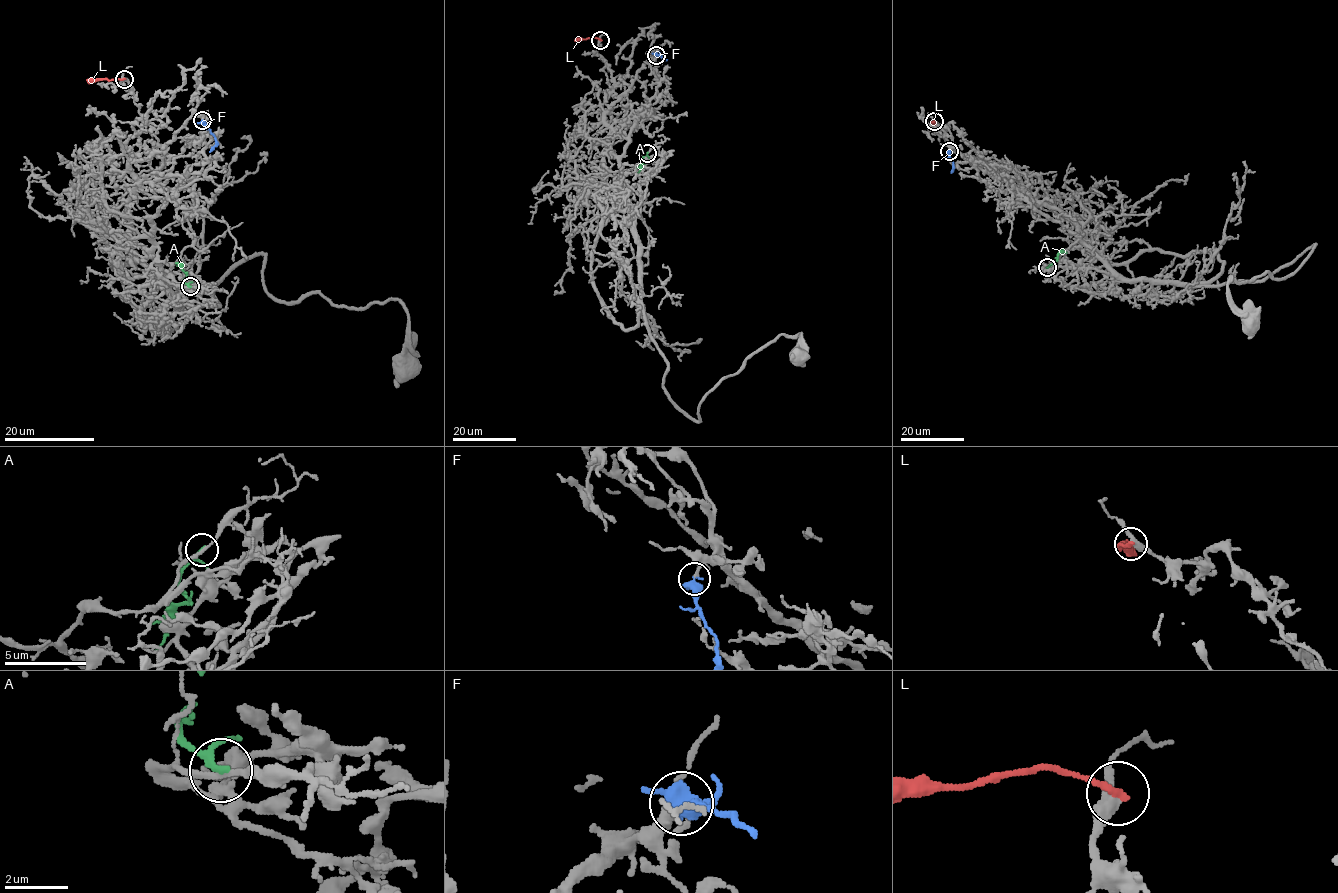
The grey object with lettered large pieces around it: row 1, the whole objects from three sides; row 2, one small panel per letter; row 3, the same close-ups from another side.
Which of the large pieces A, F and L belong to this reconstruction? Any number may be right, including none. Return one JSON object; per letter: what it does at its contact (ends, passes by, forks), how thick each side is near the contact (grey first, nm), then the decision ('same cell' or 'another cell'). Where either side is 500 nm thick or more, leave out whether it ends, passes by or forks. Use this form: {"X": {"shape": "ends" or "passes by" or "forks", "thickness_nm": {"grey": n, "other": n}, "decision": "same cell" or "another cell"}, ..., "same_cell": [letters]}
{"A": {"shape": "passes by", "thickness_nm": {"grey": 180, "other": 170}, "decision": "another cell"}, "F": {"shape": "passes by", "thickness_nm": {"grey": 130, "other": 440}, "decision": "same cell"}, "L": {"shape": "ends", "thickness_nm": {"grey": 360, "other": 200}, "decision": "another cell"}, "same_cell": ["F"]}

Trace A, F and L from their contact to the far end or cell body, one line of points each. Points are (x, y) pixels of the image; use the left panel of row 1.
A: (189, 286), (184, 281), (186, 275), (181, 266), (177, 266)
F: (203, 121), (215, 140), (210, 152)
L: (124, 79), (87, 80)

